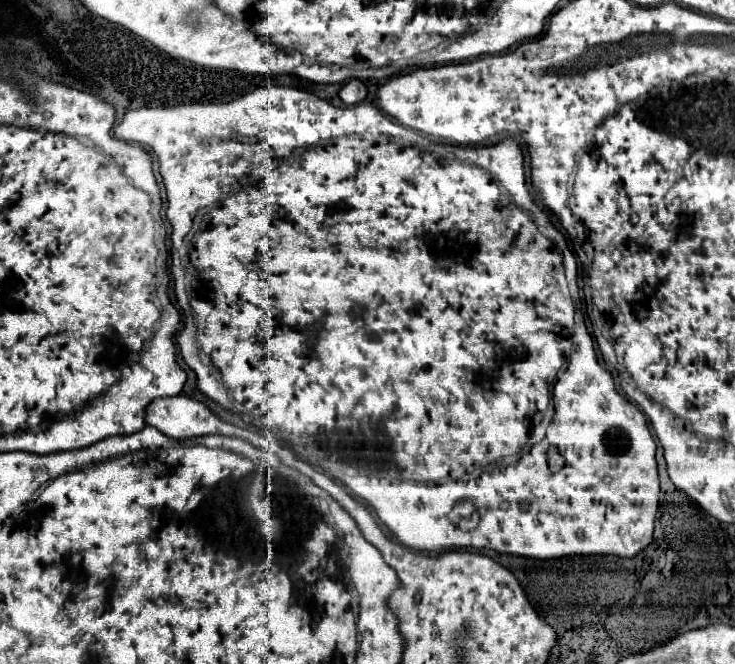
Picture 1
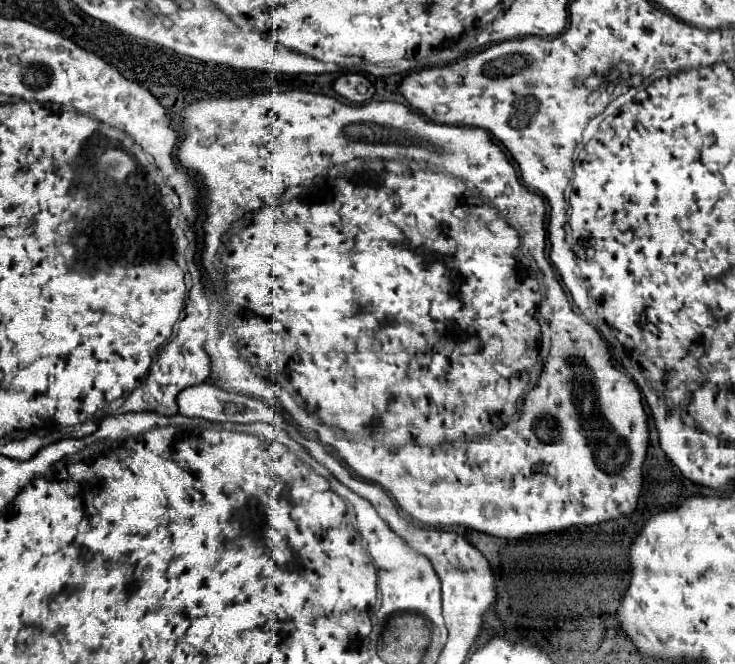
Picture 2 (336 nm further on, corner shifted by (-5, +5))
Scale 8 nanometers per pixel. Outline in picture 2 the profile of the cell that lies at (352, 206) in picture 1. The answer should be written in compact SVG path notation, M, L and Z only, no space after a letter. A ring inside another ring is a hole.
M301 88L290 90L290 92L280 92L280 94L258 94L250 98L232 98L232 100L212 98L212 100L194 102L184 108L182 118L186 124L186 136L180 144L178 158L184 168L196 170L202 176L202 182L206 186L206 196L208 196L206 222L204 222L204 232L206 232L204 264L206 266L210 266L212 260L216 258L216 250L222 244L222 238L226 236L228 228L236 220L240 220L246 212L254 212L248 218L248 224L238 234L230 236L226 250L222 254L222 264L228 276L226 292L236 312L234 332L238 336L236 338L238 348L246 354L252 366L258 364L264 370L266 368L270 370L274 366L274 372L278 370L288 372L288 378L292 384L290 394L294 396L296 404L290 406L286 412L302 428L314 428L318 432L320 442L332 446L338 452L338 456L354 470L356 476L366 478L368 482L380 484L396 500L396 504L406 514L410 514L416 522L422 522L426 526L436 526L436 528L444 528L444 526L464 526L472 530L482 528L480 532L508 538L508 540L516 540L530 534L560 532L570 526L592 526L592 524L620 518L624 514L632 514L636 510L636 502L642 490L642 464L644 464L646 448L648 448L648 422L640 402L640 392L628 376L624 376L618 368L612 366L608 344L602 340L598 330L594 330L594 326L590 326L578 314L574 314L562 288L554 288L554 292L544 292L544 300L546 296L548 300L552 300L548 302L546 316L556 314L556 336L554 336L556 340L552 338L552 348L548 356L544 358L544 368L542 368L544 378L540 374L540 394L544 394L542 408L538 410L538 416L532 416L532 418L522 416L520 420L510 420L510 416L518 412L524 392L532 386L530 374L536 368L534 308L536 308L536 302L540 302L540 288L526 268L528 260L522 254L524 246L520 250L520 238L524 238L524 234L526 234L524 242L530 242L532 236L536 238L536 230L540 230L540 236L542 236L540 238L542 242L540 272L544 274L544 278L548 274L556 278L556 272L552 264L546 260L546 252L544 252L546 250L544 200L536 196L536 192L530 192L526 186L518 182L514 166L508 162L506 154L494 142L488 130L434 124L424 120L418 112L398 102L371 100L354 106L354 104L342 104L328 96L304 92ZM286 190L296 192L294 194L296 198L284 200L282 206L278 204L266 206L266 204L278 202L278 198L282 198ZM380 380L392 380L392 384L390 386L384 384L384 392L382 392ZM540 460L548 464L548 474L536 474L532 470L534 462L540 462Z

